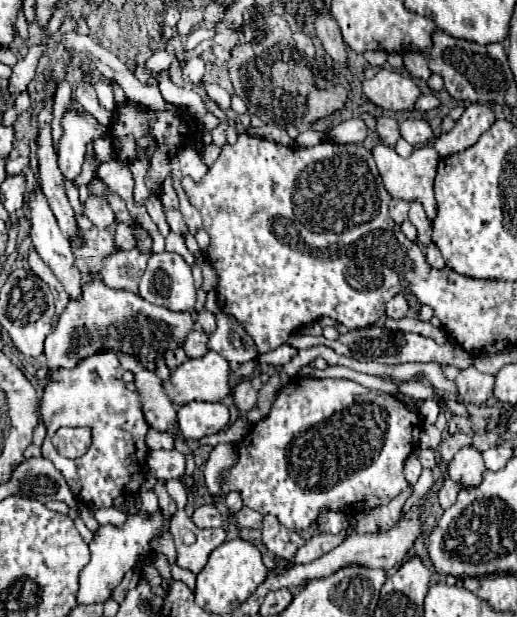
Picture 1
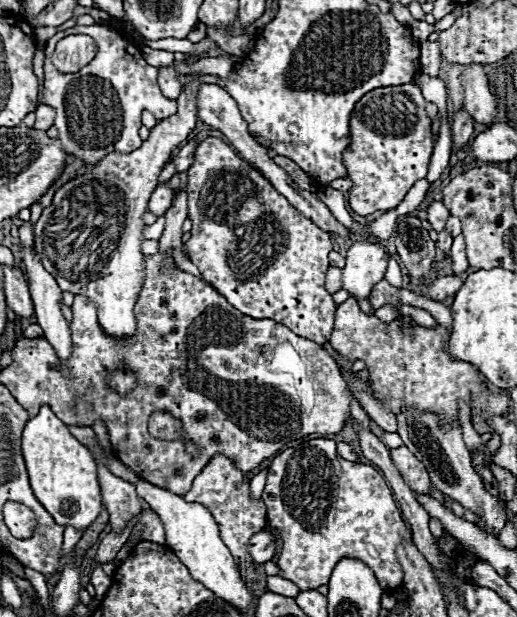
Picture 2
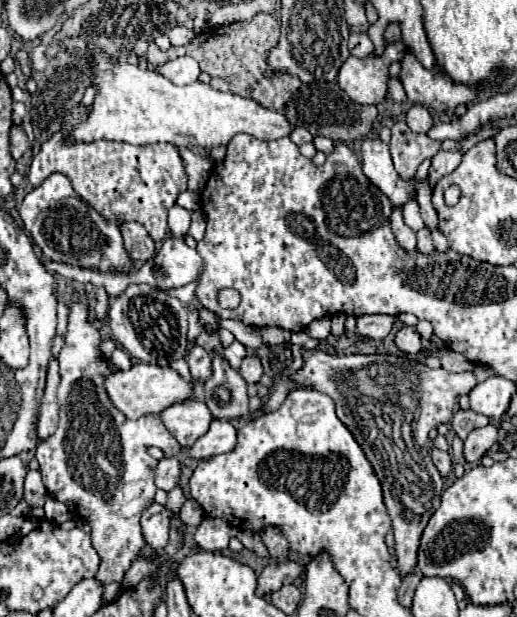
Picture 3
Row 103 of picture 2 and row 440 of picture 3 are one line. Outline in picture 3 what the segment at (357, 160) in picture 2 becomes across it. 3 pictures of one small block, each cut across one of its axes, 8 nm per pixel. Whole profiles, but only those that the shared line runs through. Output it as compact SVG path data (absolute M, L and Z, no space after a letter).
M318 348L310 352L306 366L298 372L284 368L284 374L302 386L316 388L334 398L338 418L352 430L382 484L384 504L396 536L396 570L402 578L414 574L422 532L436 512L444 488L444 480L426 448L428 432L452 420L456 398L476 386L474 372L454 374L442 368L430 370L422 362L408 360L402 354L330 356Z

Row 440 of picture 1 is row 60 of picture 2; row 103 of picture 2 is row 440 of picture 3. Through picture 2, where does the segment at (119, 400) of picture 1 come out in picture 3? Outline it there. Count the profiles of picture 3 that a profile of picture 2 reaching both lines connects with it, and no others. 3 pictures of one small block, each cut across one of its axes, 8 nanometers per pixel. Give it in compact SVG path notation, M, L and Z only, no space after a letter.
M70 302L68 304L68 328L64 336L64 348L60 350L58 362L60 362L60 386L58 386L58 404L60 404L60 420L56 432L42 440L36 450L36 458L40 462L42 482L48 490L48 494L68 506L72 514L82 516L92 526L92 546L96 548L100 556L100 570L96 572L96 578L102 584L108 584L112 580L120 582L124 572L128 572L130 564L134 562L134 556L140 554L144 542L142 530L140 530L140 514L154 502L154 468L156 460L148 456L150 446L158 446L166 456L178 454L180 444L172 438L168 428L162 424L158 414L146 414L142 420L128 420L110 400L106 394L104 382L110 372L116 372L114 364L102 356L100 352L100 330L90 322L90 308L88 302Z

